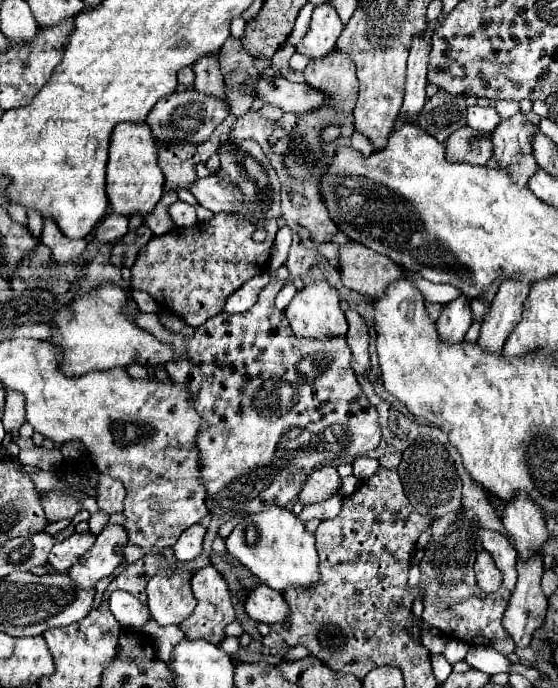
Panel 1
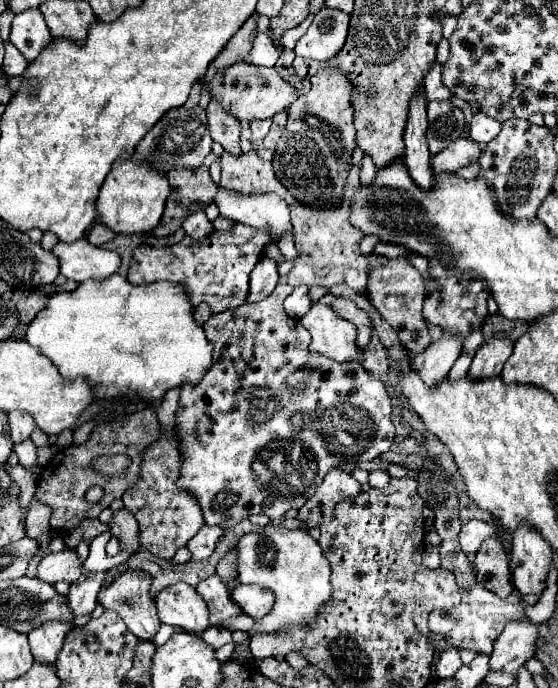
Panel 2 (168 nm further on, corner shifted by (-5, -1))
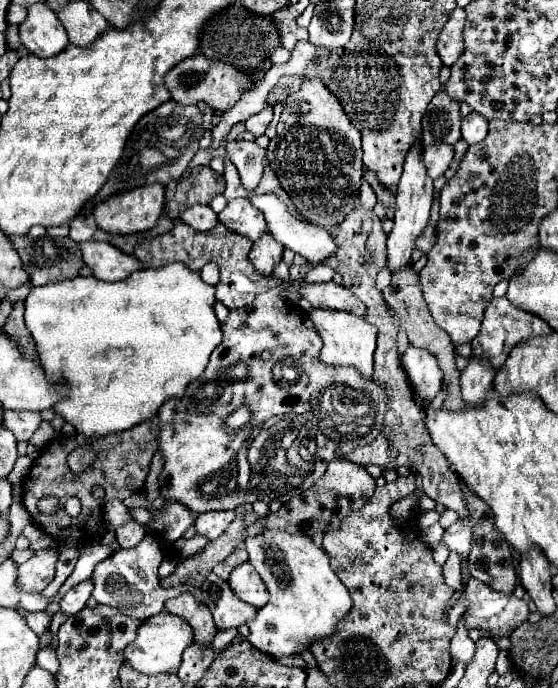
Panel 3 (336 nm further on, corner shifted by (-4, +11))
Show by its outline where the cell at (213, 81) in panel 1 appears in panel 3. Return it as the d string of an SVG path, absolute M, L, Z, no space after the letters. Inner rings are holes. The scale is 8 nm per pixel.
M226 140L226 152L228 152L228 158L234 162L234 166L238 168L244 188L254 190L260 182L262 168L266 162L264 150L256 142Z

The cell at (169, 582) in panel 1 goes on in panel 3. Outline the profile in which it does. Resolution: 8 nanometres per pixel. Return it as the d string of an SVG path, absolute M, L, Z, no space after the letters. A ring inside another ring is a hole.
M190 590L182 592L176 598L166 600L166 610L170 614L182 616L192 626L198 644L202 644L202 646L210 646L212 644L212 638L218 632L216 626L214 626L212 614L210 614L208 606L204 602L198 602L196 596Z

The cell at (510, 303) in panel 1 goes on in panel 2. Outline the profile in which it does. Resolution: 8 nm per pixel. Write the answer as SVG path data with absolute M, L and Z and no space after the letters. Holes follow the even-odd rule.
M493 336L493 338L485 340L481 344L479 352L475 354L467 376L471 376L471 380L499 376L505 360L511 356L511 350L513 350L513 342L509 338Z

